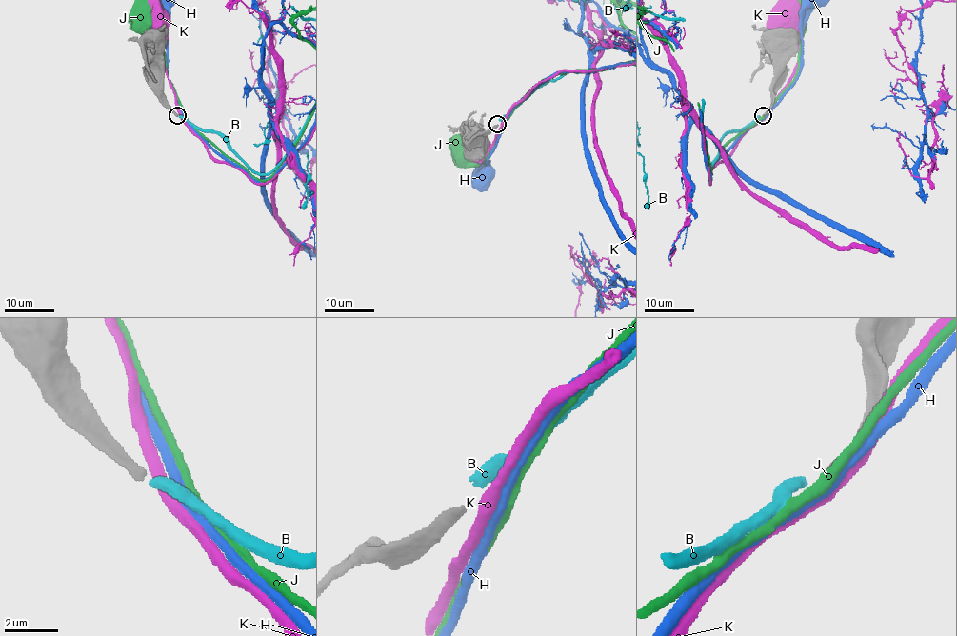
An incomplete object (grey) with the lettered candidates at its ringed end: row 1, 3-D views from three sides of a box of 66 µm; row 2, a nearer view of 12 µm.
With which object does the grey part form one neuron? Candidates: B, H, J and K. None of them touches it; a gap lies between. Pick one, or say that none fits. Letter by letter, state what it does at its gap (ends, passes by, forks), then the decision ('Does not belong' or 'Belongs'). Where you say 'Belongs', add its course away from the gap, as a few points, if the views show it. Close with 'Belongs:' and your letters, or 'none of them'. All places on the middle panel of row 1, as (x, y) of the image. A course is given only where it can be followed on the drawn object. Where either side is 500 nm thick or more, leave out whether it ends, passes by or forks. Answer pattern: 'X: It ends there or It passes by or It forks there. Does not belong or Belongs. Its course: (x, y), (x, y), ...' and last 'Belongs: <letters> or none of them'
B: It ends there. Belongs
H: It passes by. Does not belong
J: It passes by. Does not belong
K: It passes by. Does not belong
Belongs: B

